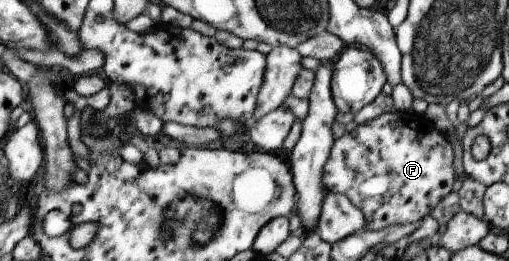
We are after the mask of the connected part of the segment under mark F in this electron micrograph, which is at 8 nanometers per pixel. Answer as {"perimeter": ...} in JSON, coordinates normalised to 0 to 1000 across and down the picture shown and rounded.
{"perimeter":[[[770,425],[701,479],[654,540],[635,632],[633,701],[639,732],[678,747],[711,812],[717,847],[713,877],[731,885],[774,858],[827,847],[886,732],[894,655],[888,559],[872,510],[859,502],[831,437]]]}

